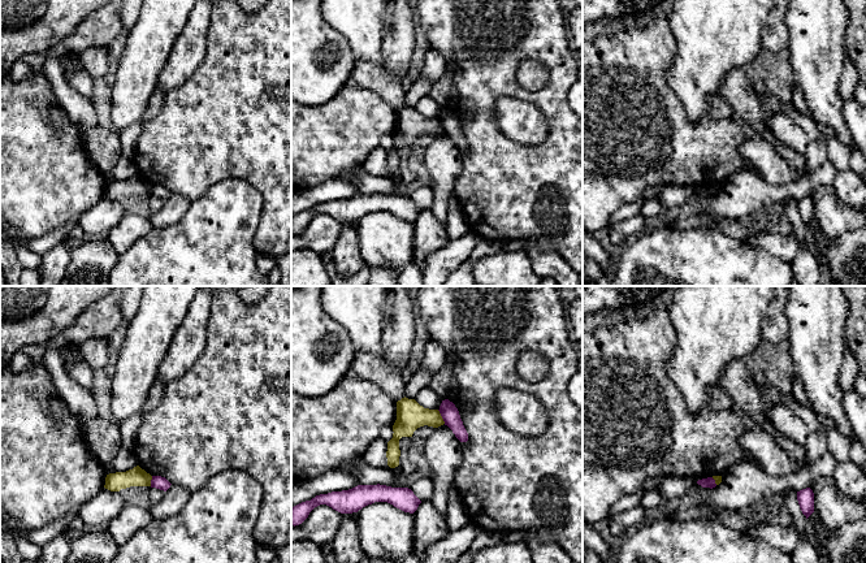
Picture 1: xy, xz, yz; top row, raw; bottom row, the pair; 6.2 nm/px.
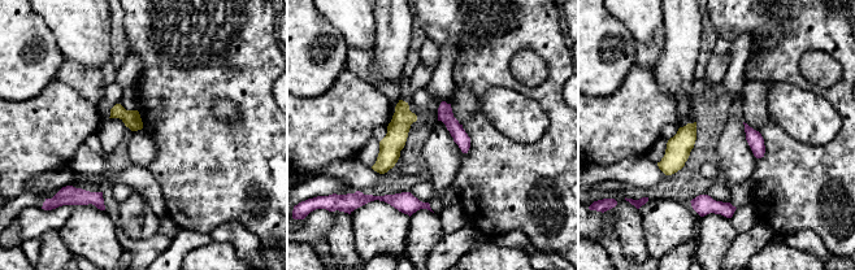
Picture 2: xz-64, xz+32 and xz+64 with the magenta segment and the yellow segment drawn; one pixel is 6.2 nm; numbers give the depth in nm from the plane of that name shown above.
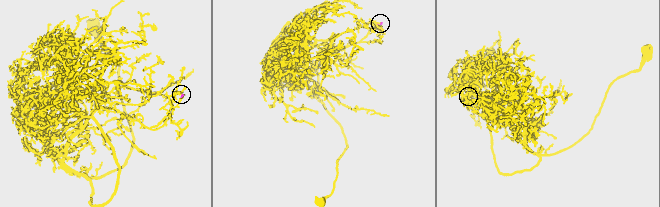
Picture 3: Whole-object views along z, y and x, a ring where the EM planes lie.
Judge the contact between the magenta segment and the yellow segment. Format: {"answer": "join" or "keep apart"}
{"answer": "keep apart"}

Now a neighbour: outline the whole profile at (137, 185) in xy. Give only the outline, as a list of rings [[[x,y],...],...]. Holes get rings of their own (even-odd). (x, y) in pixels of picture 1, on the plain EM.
[[[137,174],[126,181],[107,183],[104,196],[111,200],[120,200],[130,195],[151,195],[151,189],[152,185]]]

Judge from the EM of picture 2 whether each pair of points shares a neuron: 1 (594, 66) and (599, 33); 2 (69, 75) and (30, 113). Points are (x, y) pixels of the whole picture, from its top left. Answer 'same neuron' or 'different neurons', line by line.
1: same neuron
2: different neurons

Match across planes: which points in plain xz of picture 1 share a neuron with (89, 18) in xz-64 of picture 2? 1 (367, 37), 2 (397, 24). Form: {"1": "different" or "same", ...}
{"1": "same", "2": "different"}

